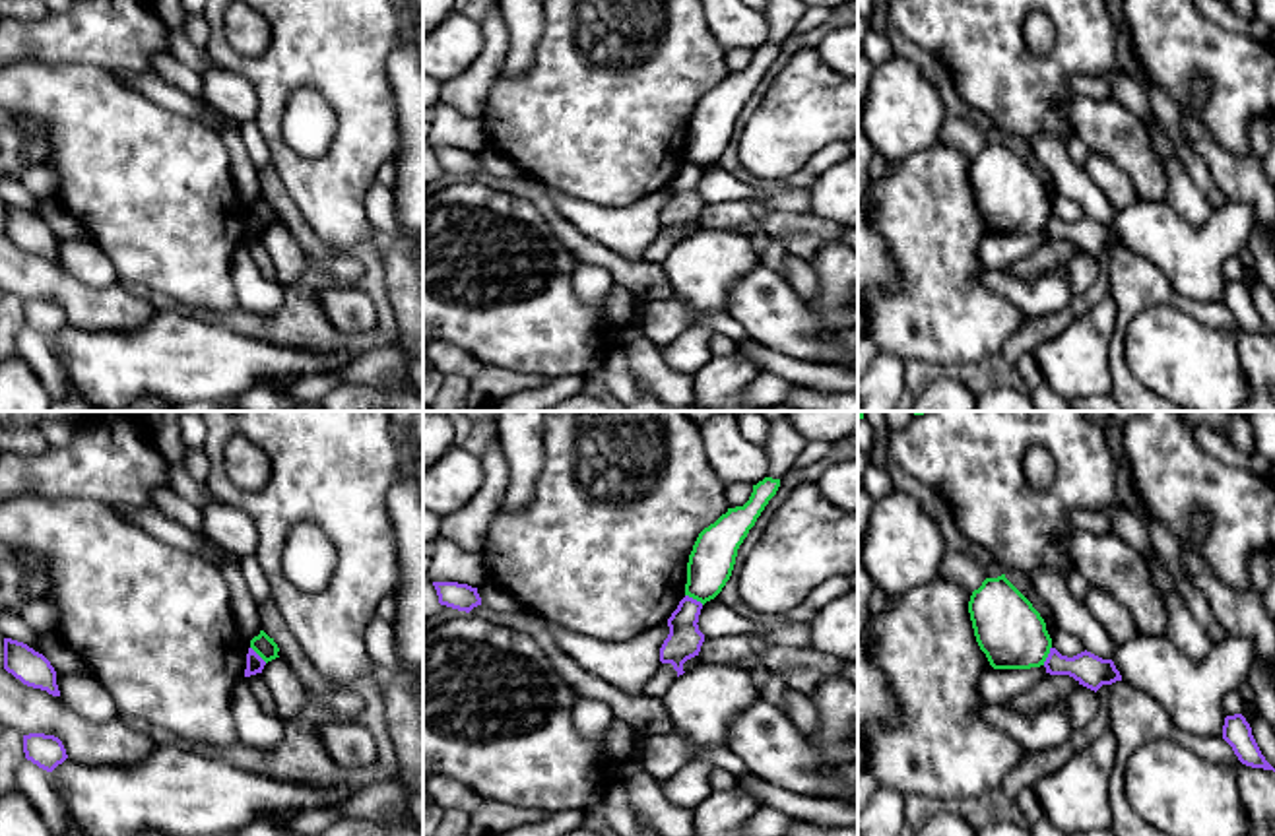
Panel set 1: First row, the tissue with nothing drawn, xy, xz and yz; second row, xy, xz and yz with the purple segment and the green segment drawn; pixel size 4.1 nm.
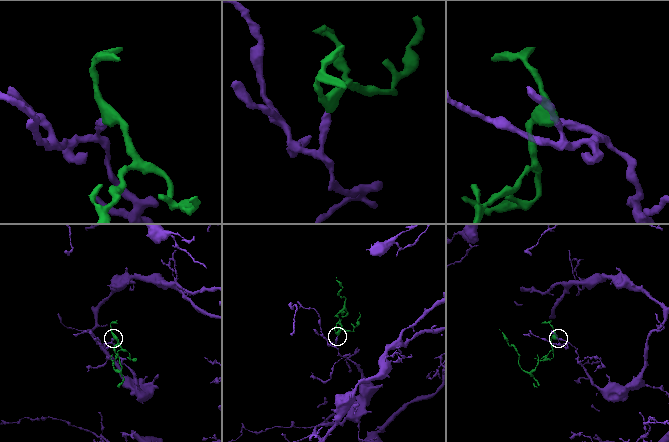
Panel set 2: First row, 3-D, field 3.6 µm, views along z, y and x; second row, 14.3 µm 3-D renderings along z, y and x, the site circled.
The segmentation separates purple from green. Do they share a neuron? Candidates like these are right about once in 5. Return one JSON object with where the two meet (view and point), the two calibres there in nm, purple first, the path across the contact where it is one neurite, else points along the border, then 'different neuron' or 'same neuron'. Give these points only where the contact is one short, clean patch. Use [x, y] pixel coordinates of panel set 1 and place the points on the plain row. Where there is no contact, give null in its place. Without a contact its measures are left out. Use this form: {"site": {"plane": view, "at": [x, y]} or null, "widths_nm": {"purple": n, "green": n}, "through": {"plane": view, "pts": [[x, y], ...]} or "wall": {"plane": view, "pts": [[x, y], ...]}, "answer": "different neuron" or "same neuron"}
{"site": {"plane": "xz", "at": [695, 165]}, "widths_nm": {"purple": 140, "green": 190}, "wall": {"plane": "xz", "pts": [[686, 160], [703, 169]]}, "answer": "different neuron"}

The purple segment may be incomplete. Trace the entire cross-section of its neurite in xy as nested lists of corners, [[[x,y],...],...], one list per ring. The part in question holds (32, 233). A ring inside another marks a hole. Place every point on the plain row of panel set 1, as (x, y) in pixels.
[[[4,204],[4,235],[27,252],[60,262],[50,227],[23,208]]]

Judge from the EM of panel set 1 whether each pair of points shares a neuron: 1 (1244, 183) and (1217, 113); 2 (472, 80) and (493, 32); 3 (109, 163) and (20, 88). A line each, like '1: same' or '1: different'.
1: different
2: same
3: same

